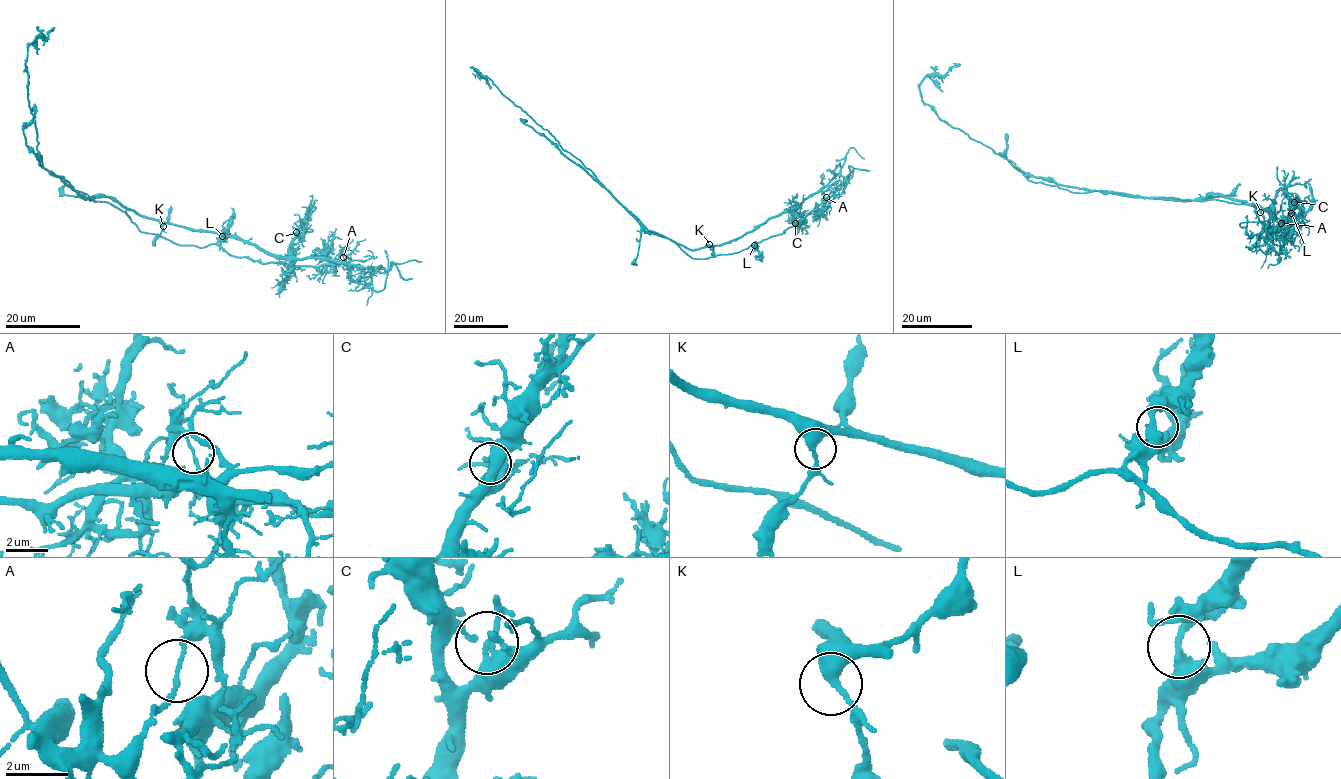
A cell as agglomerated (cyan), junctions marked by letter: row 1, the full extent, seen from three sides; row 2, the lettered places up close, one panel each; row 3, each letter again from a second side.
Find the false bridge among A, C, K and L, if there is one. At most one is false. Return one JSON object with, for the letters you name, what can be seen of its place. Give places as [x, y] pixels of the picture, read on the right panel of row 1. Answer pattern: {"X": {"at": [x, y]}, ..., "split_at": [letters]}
{"A": {"at": [1281, 223]}, "split_at": ["A"]}

